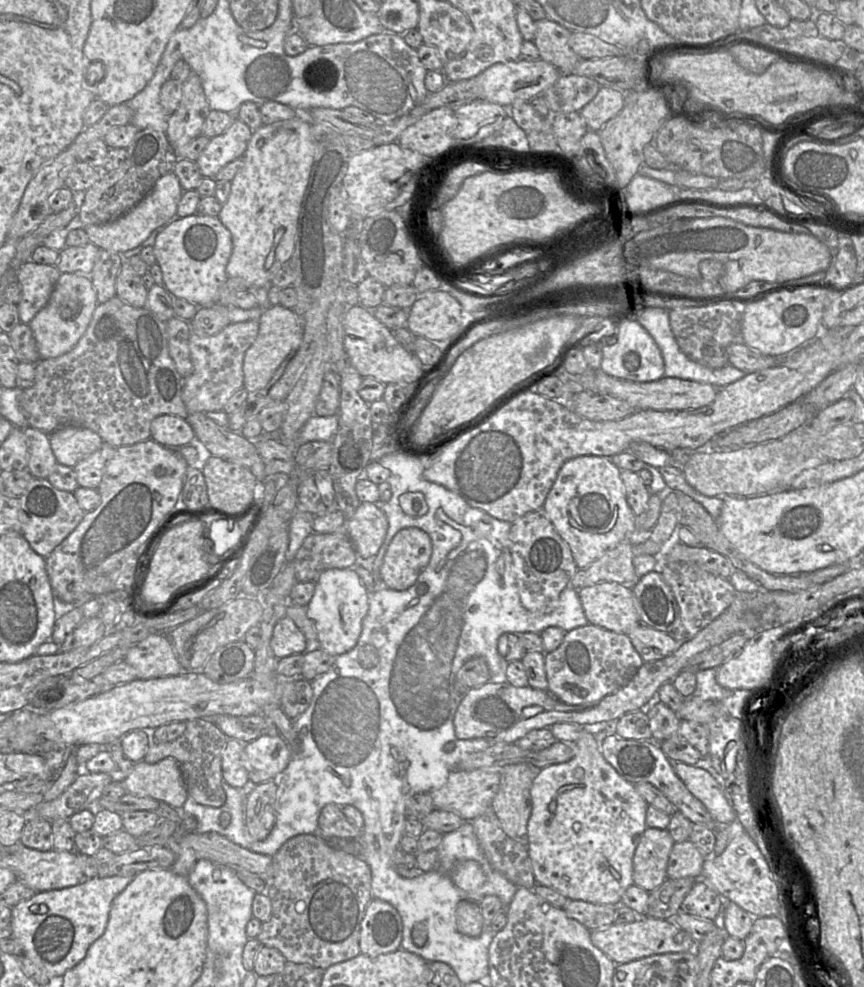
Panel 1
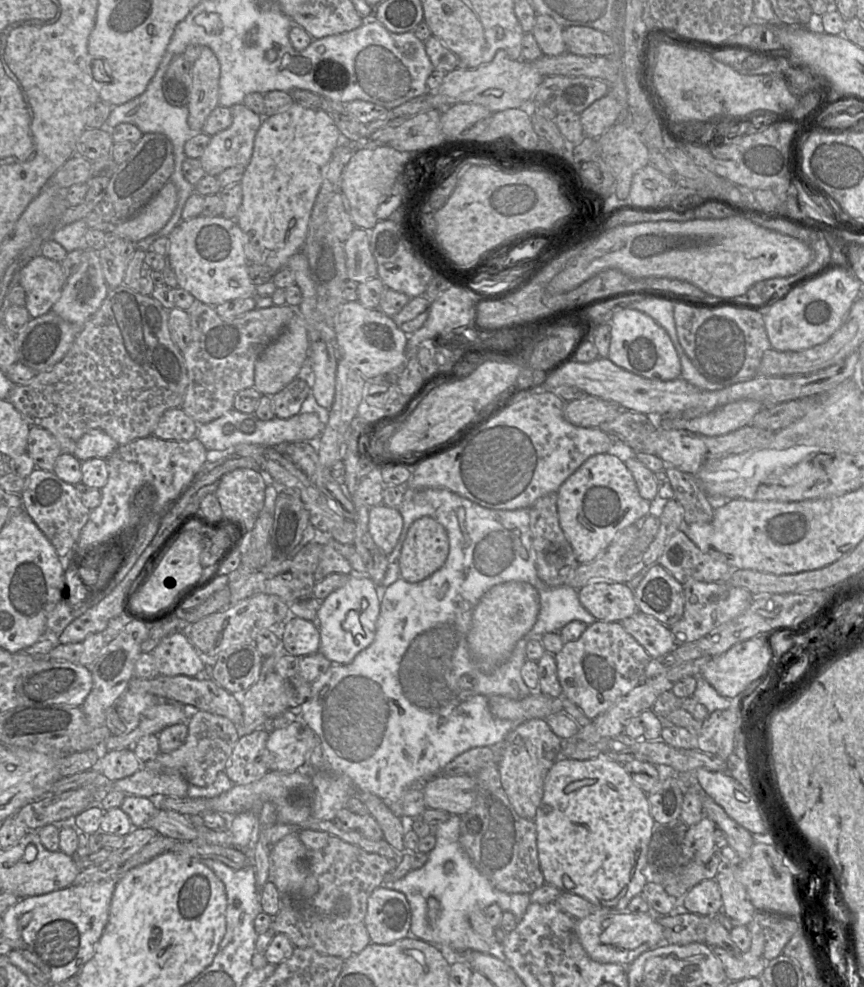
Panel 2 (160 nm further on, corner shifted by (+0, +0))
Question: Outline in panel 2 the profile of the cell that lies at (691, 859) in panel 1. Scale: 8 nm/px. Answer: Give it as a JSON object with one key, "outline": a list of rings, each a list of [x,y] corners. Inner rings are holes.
{"outline":[[[706,816],[687,829],[682,850],[689,862],[707,861],[716,850],[720,850],[714,842],[715,829],[716,824]]]}

